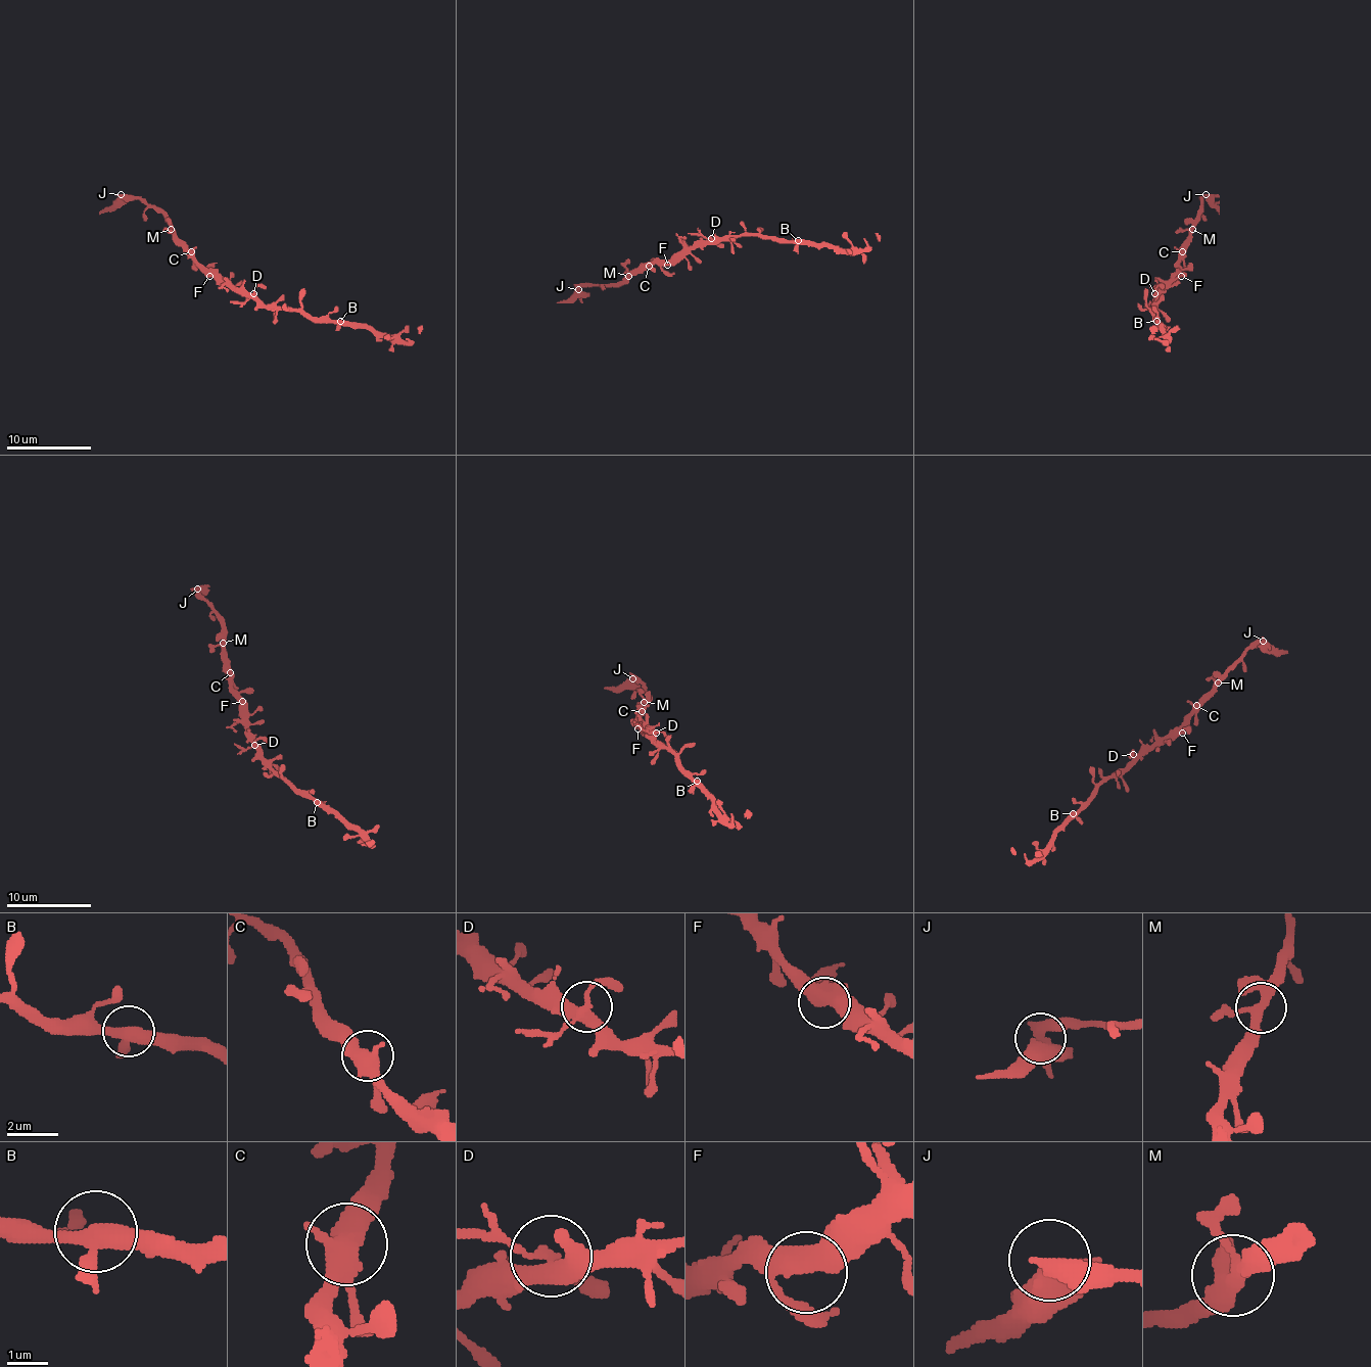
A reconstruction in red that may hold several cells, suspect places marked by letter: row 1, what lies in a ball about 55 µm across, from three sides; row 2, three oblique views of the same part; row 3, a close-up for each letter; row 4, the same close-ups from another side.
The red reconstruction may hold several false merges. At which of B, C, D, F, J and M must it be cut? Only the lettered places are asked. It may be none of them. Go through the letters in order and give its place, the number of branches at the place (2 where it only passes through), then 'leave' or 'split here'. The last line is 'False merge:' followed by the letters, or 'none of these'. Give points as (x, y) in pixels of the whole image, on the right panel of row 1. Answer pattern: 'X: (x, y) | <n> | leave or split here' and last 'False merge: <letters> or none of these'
B: (1156, 321) | 3 | leave
C: (1182, 251) | 4 | leave
D: (1154, 293) | 4 | split here
F: (1181, 276) | 3 | leave
J: (1206, 194) | 3 | split here
M: (1192, 229) | 4 | leave
False merge: D, J

